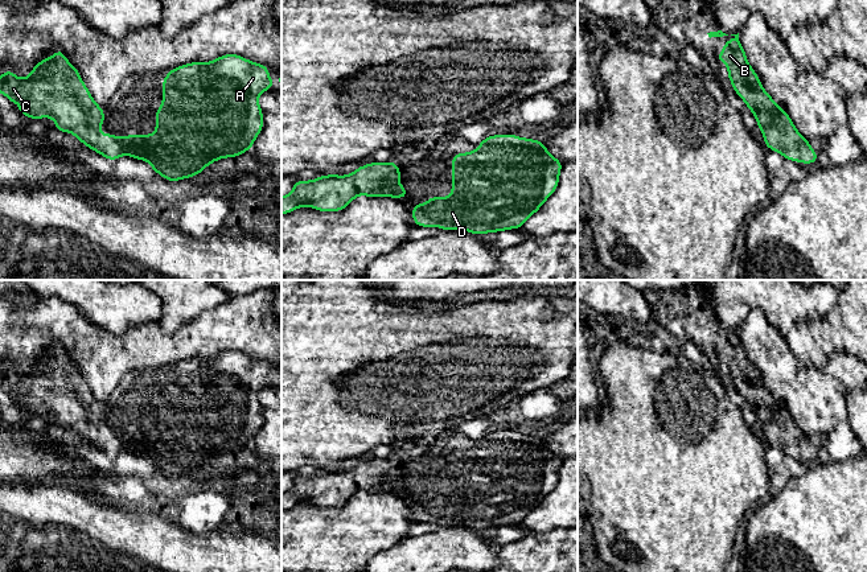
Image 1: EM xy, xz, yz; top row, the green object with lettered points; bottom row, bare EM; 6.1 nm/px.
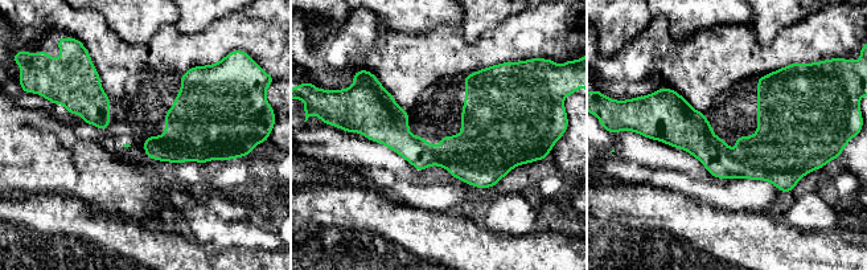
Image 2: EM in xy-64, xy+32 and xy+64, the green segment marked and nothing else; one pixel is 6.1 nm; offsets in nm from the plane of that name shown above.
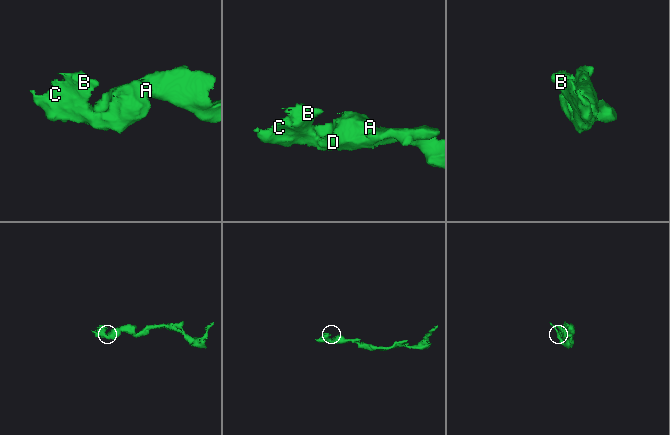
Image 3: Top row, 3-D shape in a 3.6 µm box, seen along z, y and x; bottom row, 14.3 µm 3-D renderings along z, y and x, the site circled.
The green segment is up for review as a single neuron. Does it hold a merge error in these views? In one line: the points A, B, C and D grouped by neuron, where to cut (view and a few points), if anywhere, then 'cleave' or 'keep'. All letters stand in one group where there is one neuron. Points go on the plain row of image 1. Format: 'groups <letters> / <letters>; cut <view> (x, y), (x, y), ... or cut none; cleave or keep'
groups A B C D; cut none; keep

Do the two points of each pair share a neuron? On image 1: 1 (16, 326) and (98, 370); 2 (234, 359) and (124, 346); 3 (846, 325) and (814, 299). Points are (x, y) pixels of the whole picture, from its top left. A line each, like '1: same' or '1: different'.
1: same
2: different
3: different

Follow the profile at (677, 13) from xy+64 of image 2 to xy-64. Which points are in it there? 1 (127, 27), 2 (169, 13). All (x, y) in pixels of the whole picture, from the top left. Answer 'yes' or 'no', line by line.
1: yes
2: yes

